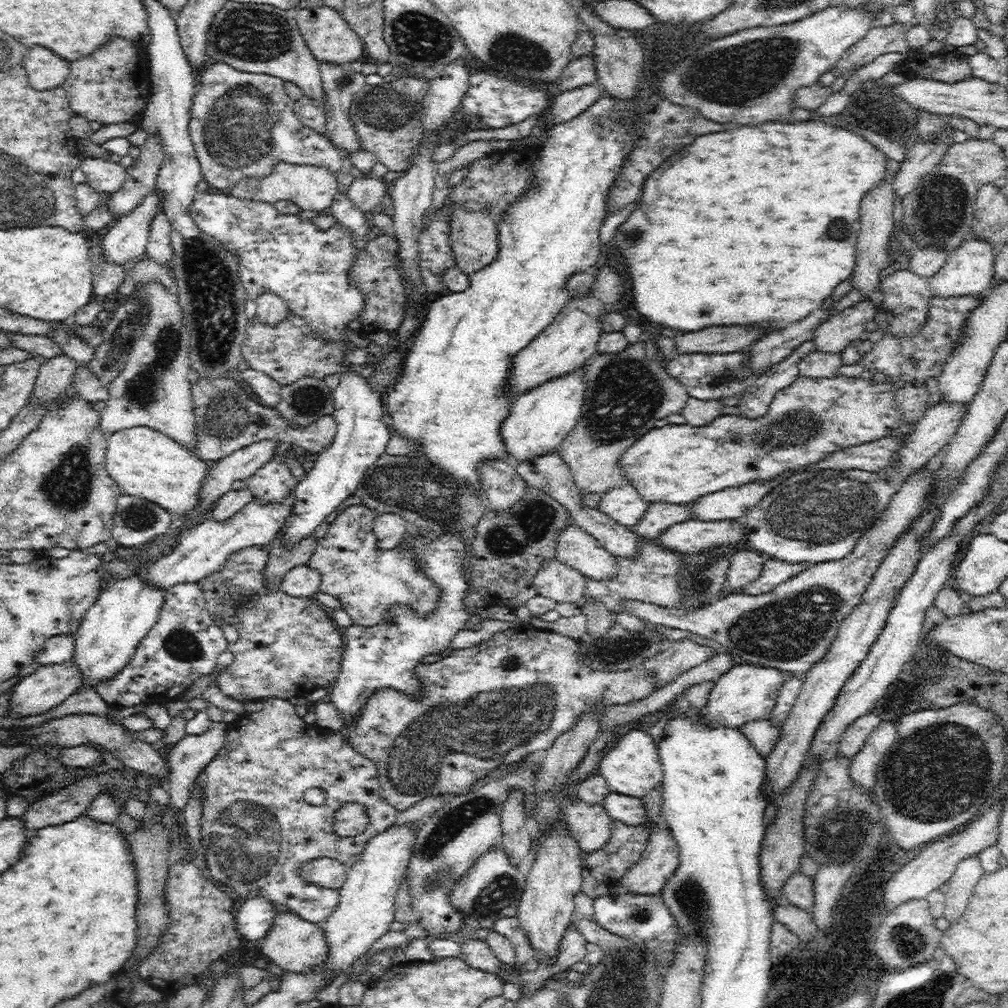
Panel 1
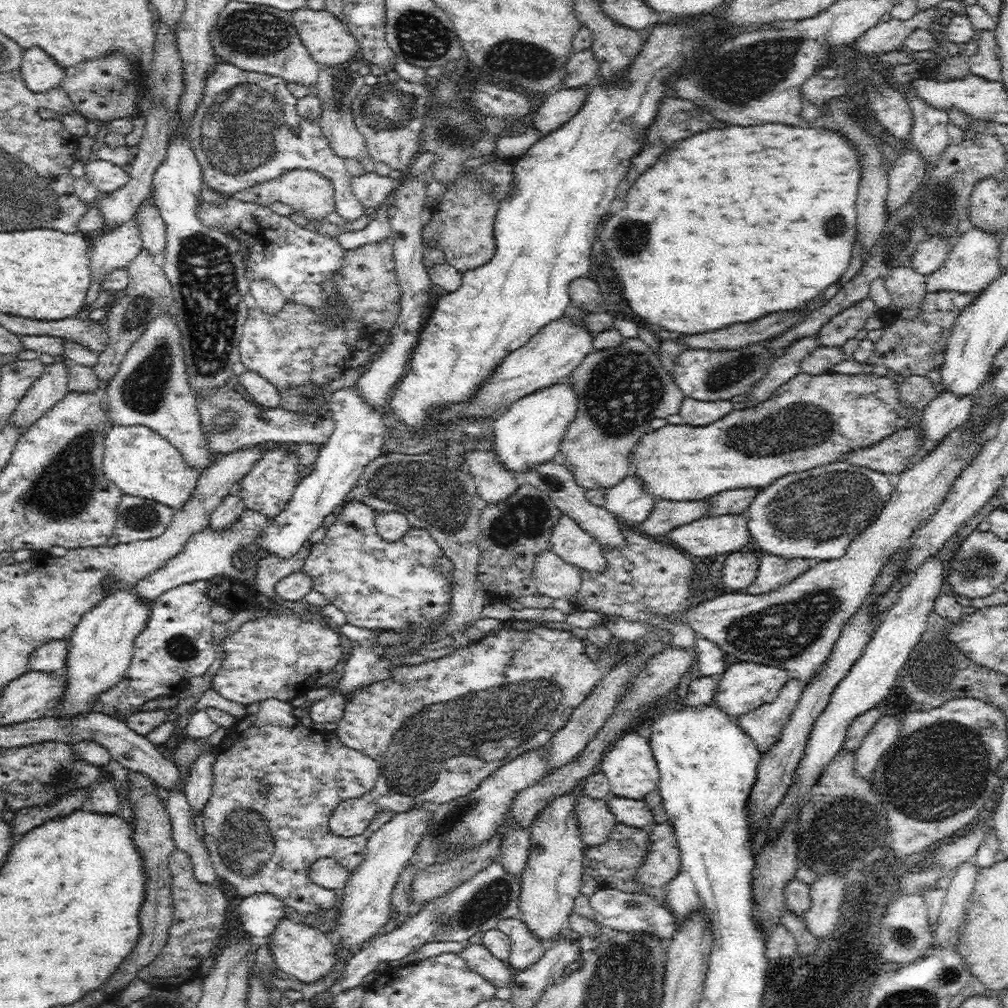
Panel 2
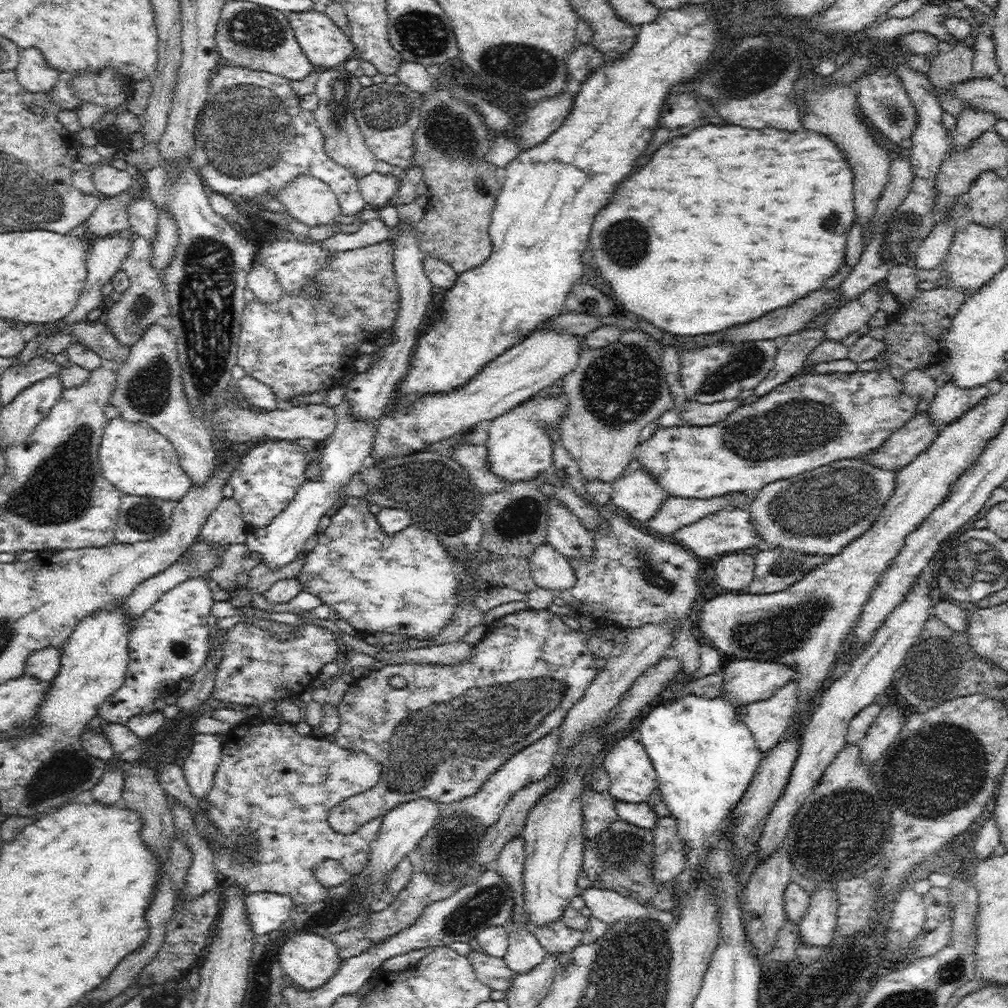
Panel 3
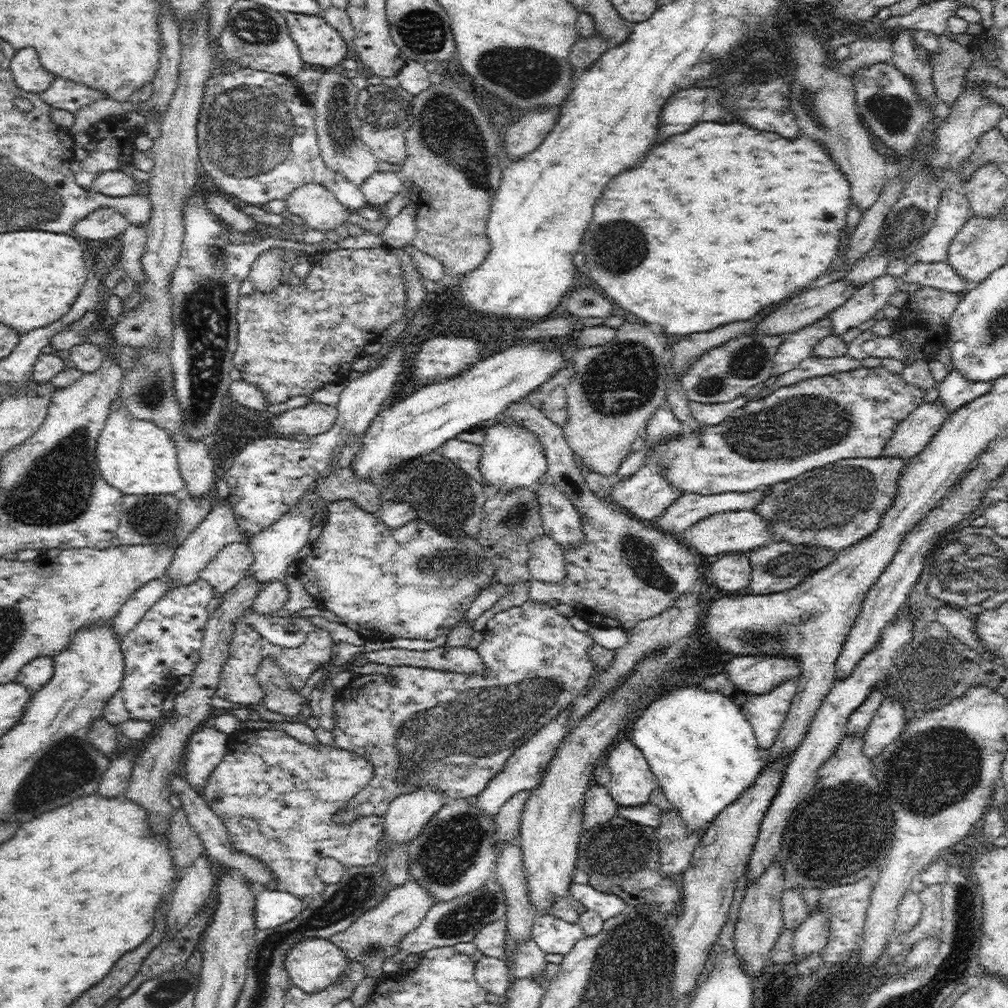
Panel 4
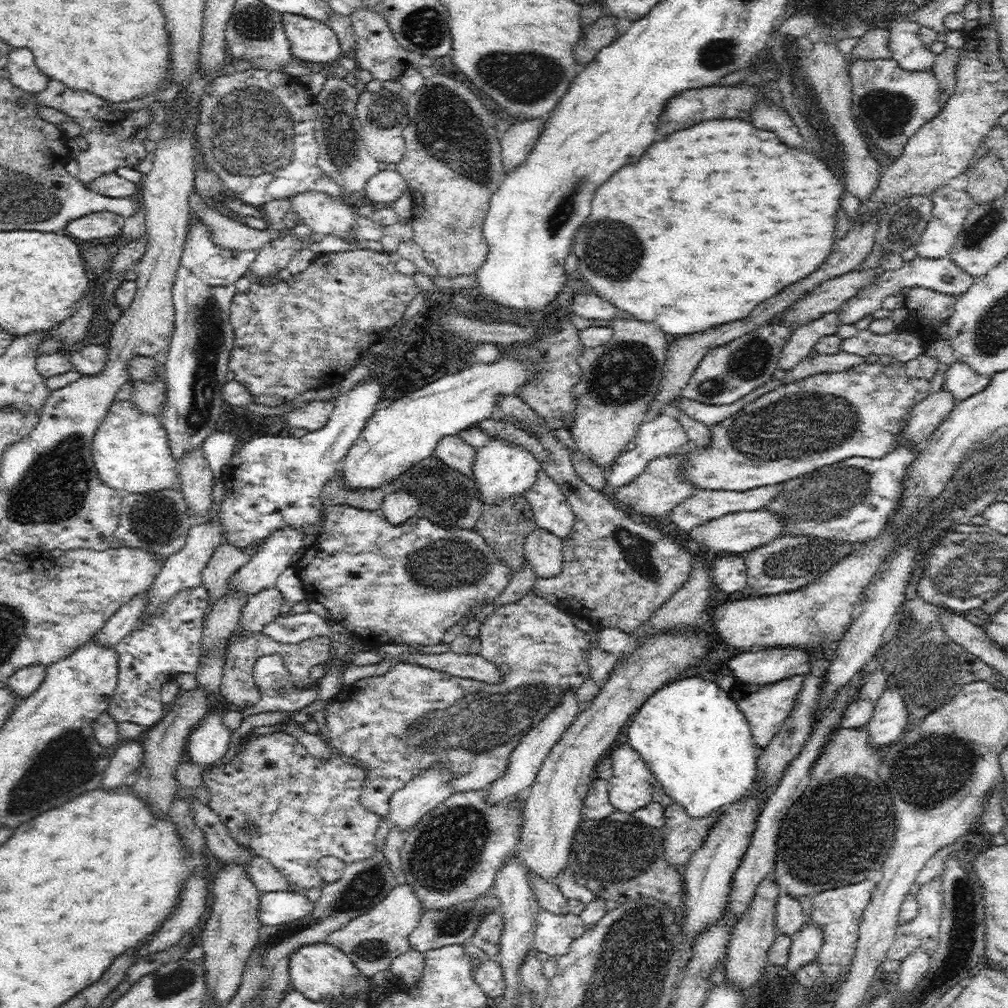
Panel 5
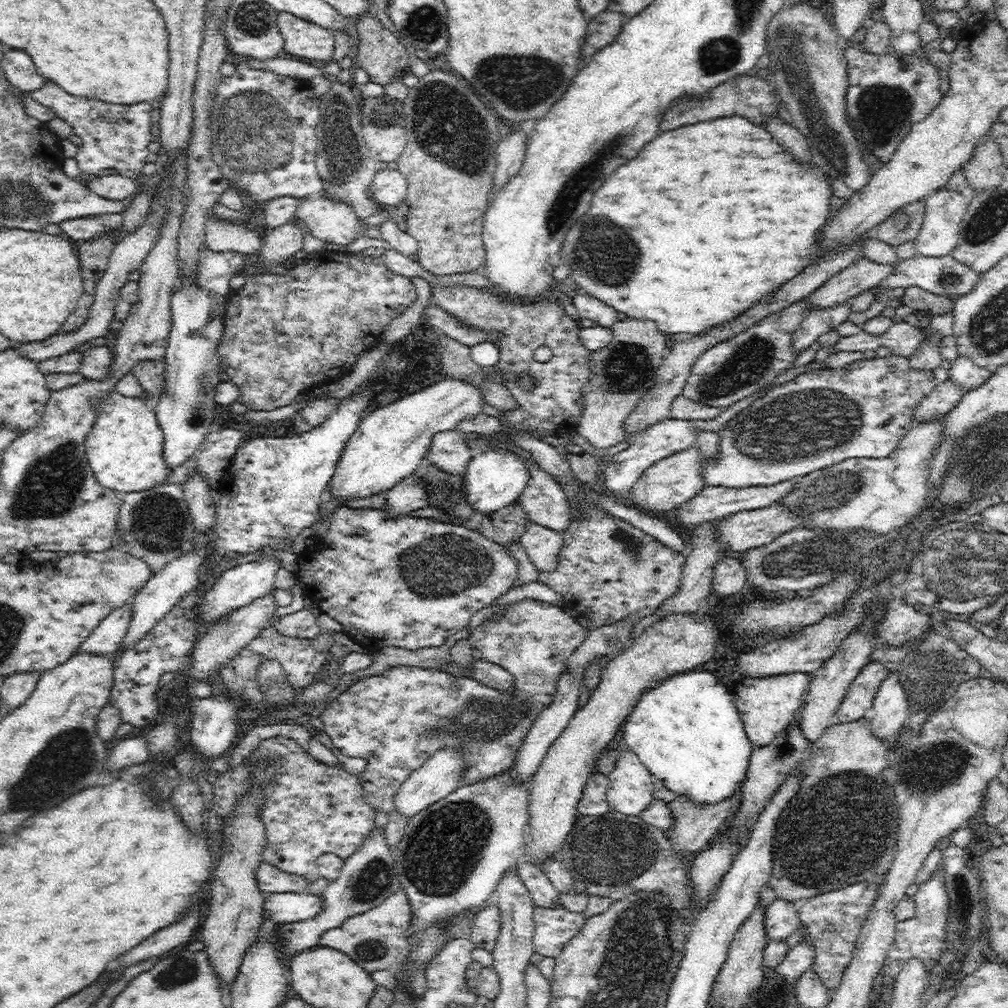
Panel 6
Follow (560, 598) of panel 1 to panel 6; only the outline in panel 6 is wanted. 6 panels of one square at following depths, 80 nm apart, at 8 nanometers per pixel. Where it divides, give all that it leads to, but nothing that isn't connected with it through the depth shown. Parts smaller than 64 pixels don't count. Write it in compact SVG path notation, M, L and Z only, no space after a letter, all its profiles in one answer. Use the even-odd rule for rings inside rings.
M529 521L521 544L539 572L558 568L558 554L563 550L562 534Z

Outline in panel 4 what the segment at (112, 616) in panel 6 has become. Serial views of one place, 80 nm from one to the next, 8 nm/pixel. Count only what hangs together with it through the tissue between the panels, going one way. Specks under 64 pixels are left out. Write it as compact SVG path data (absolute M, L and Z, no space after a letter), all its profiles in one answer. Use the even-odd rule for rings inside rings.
M154 579L136 589L135 593L122 605L116 616L110 620L112 629L118 637L135 627L150 607L168 592L166 579Z

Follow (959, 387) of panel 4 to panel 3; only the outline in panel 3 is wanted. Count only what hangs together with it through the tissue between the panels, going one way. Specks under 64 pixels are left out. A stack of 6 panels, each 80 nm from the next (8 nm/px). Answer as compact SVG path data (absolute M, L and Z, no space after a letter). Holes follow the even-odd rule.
M948 380L938 387L932 399L928 415L930 423L938 427L938 432L964 417L973 407L976 407L989 394L988 388L958 388L953 380Z

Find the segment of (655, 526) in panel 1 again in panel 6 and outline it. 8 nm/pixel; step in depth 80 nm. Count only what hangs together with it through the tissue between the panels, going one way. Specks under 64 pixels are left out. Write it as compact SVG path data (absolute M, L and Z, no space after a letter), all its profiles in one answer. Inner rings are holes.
M797 480L782 481L778 484L770 484L768 486L746 486L746 488L730 488L729 486L704 486L704 488L694 498L688 500L677 508L677 517L684 526L689 528L704 524L704 522L712 522L716 518L723 519L742 512L743 510L756 510L770 506L772 503L780 502L792 489L795 489Z

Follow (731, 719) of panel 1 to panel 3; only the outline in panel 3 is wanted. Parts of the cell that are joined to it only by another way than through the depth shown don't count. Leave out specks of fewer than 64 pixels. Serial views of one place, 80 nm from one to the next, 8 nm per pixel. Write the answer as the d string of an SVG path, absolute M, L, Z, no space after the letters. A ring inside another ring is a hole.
M735 658L722 671L723 697L736 707L770 698L797 676L791 666L751 658Z

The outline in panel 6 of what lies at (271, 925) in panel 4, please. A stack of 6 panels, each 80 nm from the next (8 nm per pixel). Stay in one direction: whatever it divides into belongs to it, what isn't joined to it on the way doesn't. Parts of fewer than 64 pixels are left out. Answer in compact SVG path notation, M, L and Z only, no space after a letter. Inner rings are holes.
M270 893L265 897L263 915L270 915L277 924L312 920L320 914L324 896L310 893Z

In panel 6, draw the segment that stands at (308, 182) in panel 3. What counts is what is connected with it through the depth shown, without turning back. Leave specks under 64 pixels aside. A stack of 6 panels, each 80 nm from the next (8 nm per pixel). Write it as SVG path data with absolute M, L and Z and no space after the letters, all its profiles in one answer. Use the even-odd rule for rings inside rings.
M326 196L305 197L294 216L305 223L308 232L325 242L342 246L358 237L360 218L354 209Z

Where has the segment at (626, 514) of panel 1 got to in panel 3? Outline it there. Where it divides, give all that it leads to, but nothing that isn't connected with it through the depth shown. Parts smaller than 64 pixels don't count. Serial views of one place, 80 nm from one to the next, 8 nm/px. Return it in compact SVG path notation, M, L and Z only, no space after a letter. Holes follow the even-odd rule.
M642 466L611 485L612 507L617 511L626 512L636 520L650 520L669 497L669 494L658 486L656 479Z

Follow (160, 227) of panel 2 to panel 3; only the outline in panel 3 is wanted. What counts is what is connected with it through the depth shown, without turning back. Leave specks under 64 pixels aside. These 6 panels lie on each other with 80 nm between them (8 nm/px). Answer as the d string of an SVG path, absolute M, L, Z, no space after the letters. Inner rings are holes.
M148 196L133 199L128 203L126 213L128 213L128 222L134 233L147 238L148 241L156 236L158 207Z

